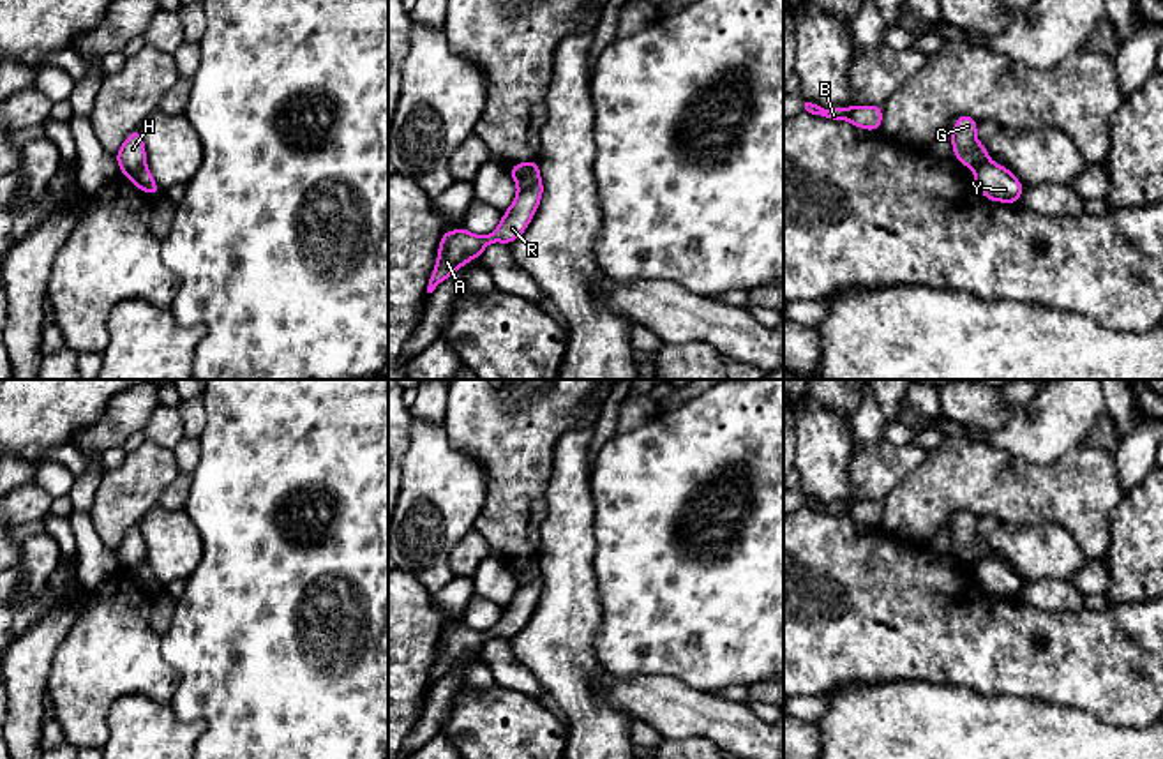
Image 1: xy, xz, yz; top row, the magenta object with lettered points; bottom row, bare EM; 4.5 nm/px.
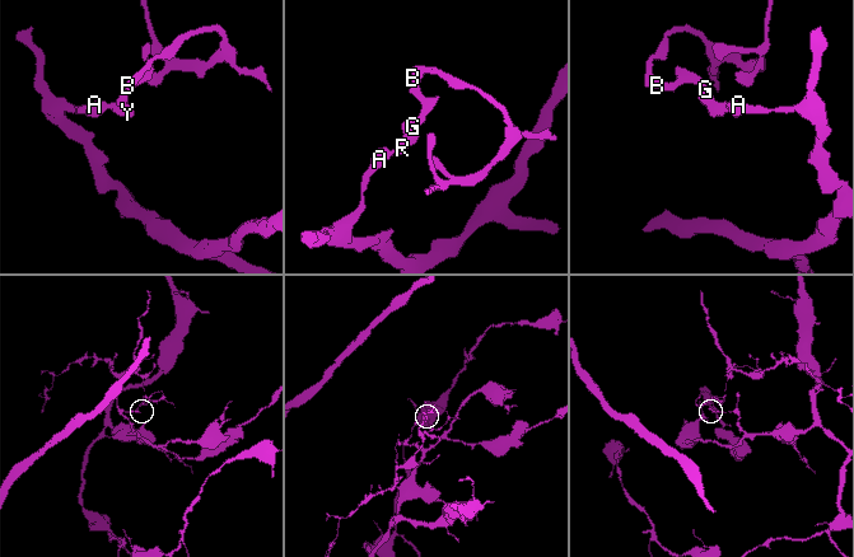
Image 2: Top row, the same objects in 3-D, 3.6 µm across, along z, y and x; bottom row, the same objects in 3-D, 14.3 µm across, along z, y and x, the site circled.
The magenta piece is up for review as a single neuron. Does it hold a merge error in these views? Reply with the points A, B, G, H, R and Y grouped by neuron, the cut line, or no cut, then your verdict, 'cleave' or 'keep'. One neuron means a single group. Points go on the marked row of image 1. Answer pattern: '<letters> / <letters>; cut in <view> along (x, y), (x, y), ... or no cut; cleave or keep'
A R Y / B G H; cut in xy along (145, 163), (126, 175); cleave

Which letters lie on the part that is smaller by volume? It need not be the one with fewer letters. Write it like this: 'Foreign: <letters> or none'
Foreign: B, G, H

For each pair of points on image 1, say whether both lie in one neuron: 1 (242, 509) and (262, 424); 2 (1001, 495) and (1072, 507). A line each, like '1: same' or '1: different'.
1: same
2: same

